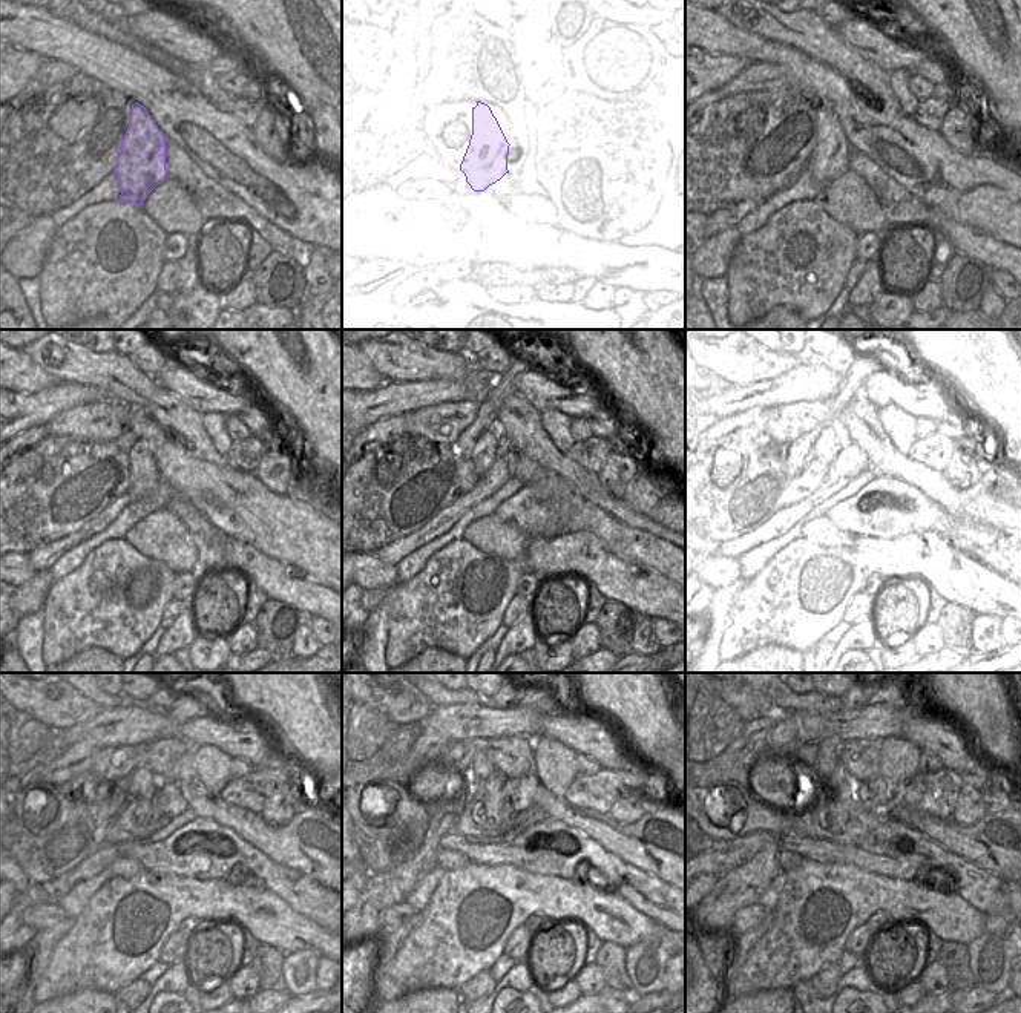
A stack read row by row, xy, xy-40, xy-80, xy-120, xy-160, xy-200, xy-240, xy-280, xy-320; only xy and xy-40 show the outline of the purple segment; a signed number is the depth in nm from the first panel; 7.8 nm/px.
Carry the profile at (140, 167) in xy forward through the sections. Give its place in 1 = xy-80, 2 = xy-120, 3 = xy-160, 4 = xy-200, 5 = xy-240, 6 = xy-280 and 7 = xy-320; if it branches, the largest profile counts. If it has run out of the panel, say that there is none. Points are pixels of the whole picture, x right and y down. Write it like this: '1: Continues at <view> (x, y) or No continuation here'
1: Continues at xy-80 (830, 158)
2: Continues at xy-120 (143, 468)
3: Continues at xy-160 (488, 446)
4: Continues at xy-200 (830, 442)
5: Continues at xy-240 (141, 779)
6: Continues at xy-280 (482, 768)
7: Continues at xy-320 (827, 760).

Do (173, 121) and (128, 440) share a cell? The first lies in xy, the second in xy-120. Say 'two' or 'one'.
two

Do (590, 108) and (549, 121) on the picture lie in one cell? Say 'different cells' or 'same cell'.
different cells

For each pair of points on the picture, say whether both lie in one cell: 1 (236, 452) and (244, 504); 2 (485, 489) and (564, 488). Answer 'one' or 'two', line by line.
1: two
2: two

